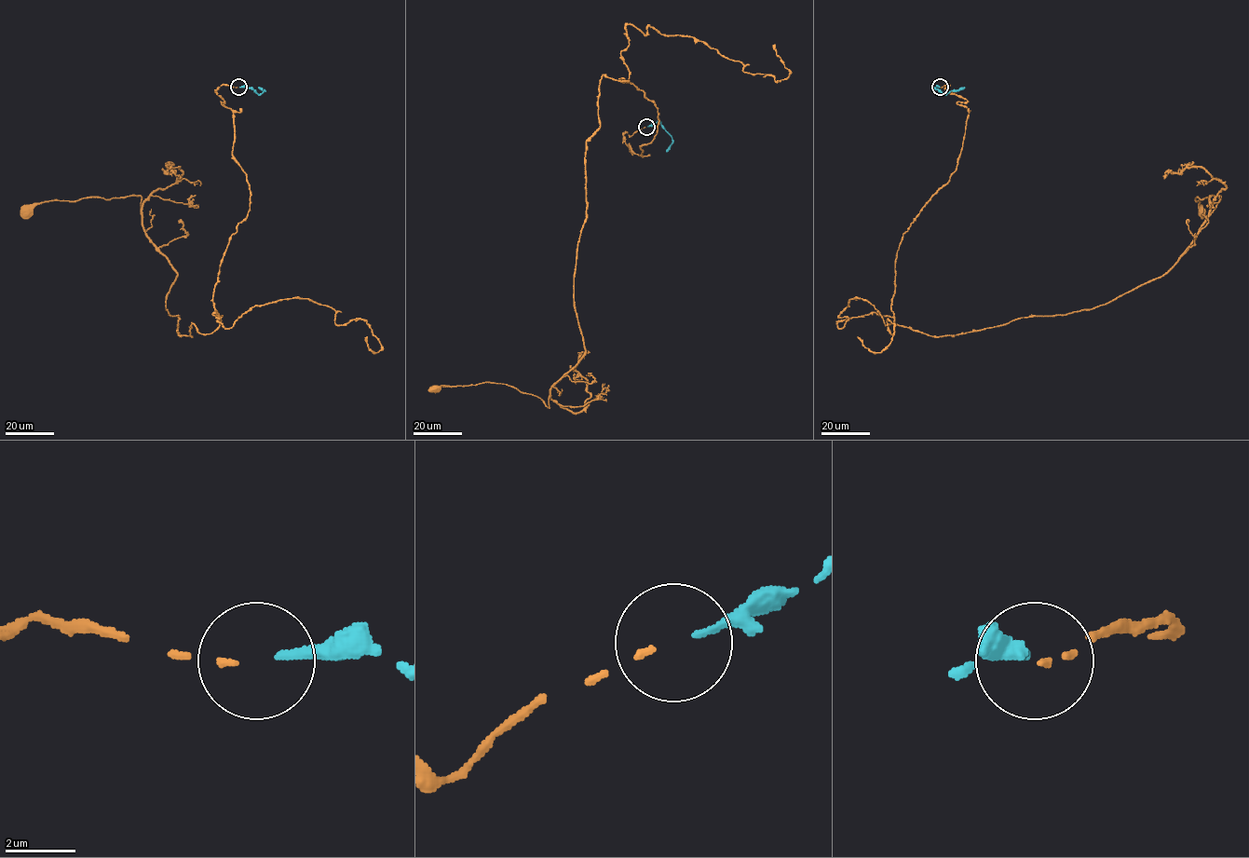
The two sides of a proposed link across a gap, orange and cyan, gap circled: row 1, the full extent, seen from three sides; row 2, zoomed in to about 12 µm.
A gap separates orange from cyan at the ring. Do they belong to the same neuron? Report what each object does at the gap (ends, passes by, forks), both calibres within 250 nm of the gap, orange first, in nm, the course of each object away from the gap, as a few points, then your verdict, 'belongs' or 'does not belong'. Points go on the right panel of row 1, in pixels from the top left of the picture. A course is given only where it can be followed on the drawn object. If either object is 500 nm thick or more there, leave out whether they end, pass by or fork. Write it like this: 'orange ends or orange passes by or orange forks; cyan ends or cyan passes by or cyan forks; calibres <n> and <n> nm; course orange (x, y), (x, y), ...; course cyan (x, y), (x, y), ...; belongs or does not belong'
orange ends; cyan ends; calibres 150 and 190 nm; course orange (941, 87), (967, 101), (963, 142), (903, 234), (891, 334), (1106, 304), (1166, 272), (1220, 197), (1201, 211); course cyan (939, 87), (934, 88), (946, 94), (965, 87); belongs

